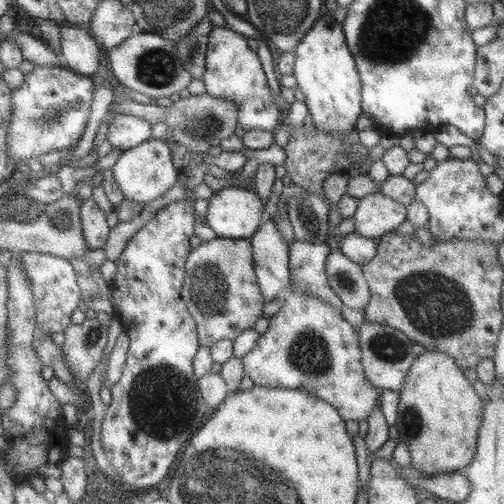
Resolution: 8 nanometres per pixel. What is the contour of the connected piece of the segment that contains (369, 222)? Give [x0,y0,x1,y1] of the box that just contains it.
[353,192,407,238]

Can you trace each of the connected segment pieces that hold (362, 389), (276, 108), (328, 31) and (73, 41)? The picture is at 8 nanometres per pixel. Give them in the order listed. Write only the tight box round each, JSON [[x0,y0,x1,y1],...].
[[241,288,383,422],[202,26,282,132],[293,11,362,135],[63,24,100,77]]

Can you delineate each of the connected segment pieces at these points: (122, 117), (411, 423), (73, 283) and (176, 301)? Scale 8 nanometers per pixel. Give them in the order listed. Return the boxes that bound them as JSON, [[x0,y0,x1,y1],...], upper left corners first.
[[107,114,152,150],[395,350,483,477],[22,252,82,335],[101,200,210,490]]

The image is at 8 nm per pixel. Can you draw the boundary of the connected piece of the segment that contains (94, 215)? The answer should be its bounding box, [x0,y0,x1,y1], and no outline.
[80,198,111,250]

